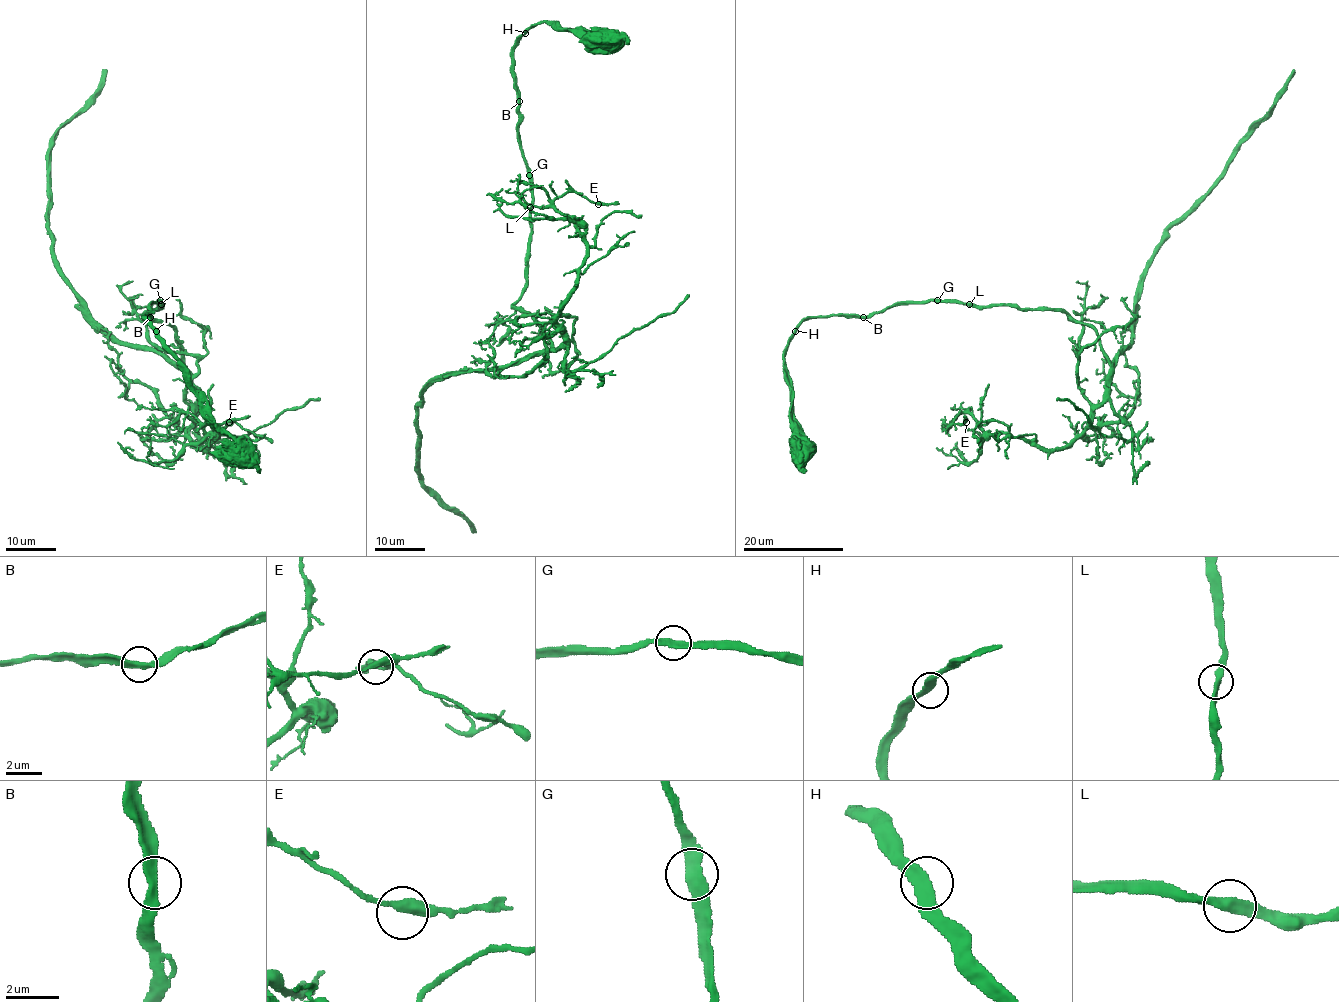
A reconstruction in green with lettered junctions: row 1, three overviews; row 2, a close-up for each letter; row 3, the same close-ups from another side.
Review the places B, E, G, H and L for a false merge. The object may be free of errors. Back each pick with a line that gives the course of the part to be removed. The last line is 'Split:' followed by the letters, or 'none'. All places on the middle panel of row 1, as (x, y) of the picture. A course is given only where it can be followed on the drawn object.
Split: none

